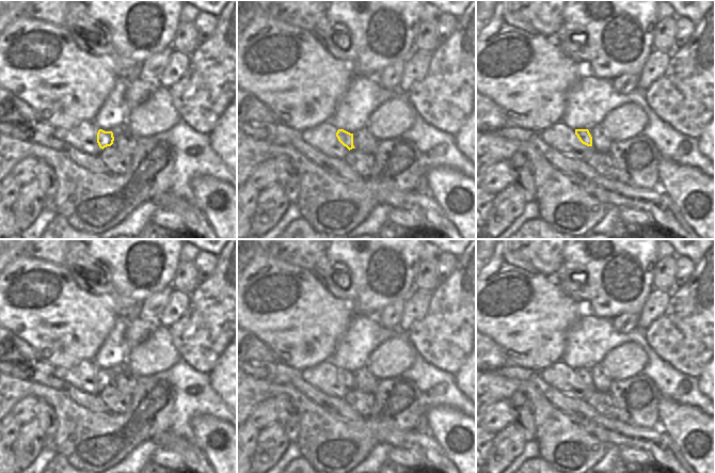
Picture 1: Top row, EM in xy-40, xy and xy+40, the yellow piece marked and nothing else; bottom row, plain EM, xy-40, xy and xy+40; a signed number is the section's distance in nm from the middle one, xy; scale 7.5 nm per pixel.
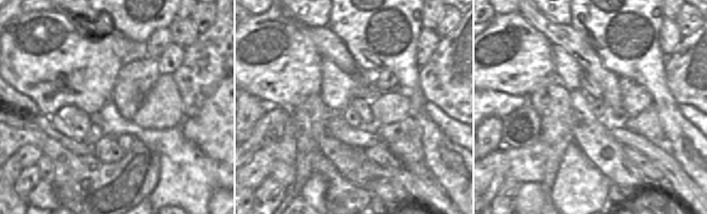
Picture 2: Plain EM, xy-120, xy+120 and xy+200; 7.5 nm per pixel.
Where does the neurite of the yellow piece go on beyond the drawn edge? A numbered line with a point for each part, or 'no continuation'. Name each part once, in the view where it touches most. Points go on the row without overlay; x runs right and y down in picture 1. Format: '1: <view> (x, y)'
1: xy+40 (601, 378)

